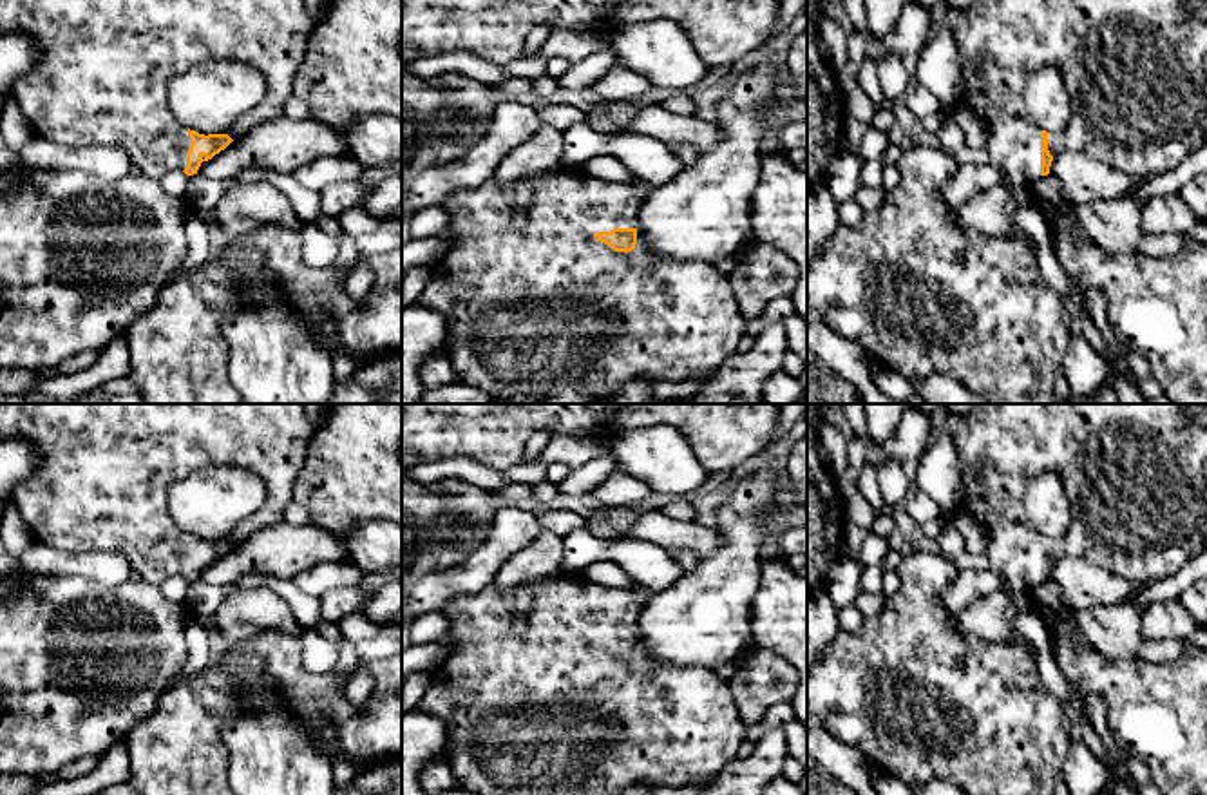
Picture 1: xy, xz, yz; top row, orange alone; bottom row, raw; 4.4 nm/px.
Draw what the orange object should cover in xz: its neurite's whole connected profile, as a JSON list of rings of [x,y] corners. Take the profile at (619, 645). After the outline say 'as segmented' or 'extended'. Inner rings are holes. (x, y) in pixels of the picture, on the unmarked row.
[[[579,574],[543,576],[543,578],[536,578],[536,579],[519,583],[507,592],[499,592],[492,581],[481,592],[451,598],[443,605],[442,612],[447,614],[451,619],[449,630],[456,634],[456,643],[454,643],[451,654],[445,657],[443,665],[432,672],[431,686],[427,688],[422,701],[418,703],[416,710],[425,712],[445,723],[445,726],[449,730],[449,750],[447,750],[449,761],[447,762],[458,781],[458,786],[465,788],[470,793],[478,793],[478,795],[617,795],[623,790],[633,788],[633,786],[650,788],[653,791],[655,790],[682,790],[686,786],[697,786],[700,791],[704,791],[711,784],[713,777],[722,770],[722,766],[738,757],[738,746],[746,741],[747,726],[744,724],[744,721],[740,717],[740,710],[733,697],[733,690],[731,690],[729,683],[720,679],[713,670],[704,668],[704,666],[670,666],[670,665],[662,665],[662,663],[657,663],[648,657],[646,650],[637,645],[637,628],[639,628],[641,610],[642,610],[642,603],[632,592],[615,589],[615,587],[601,587],[597,583],[590,583],[590,581],[583,579]],[[525,587],[530,587],[536,592],[536,598],[527,614],[527,628],[521,634],[518,634],[514,630],[516,596]]]; extended

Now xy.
[[[0,404],[0,440],[9,436],[29,440],[40,456],[36,471],[11,494],[36,541],[65,552],[119,551],[141,581],[159,587],[172,576],[199,581],[203,570],[233,545],[284,520],[313,429],[302,404]],[[215,464],[242,467],[259,476],[266,500],[226,540],[204,541],[177,527],[168,509],[168,491]]]; extended

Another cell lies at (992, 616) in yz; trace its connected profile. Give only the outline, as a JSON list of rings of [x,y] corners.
[[[1003,587],[974,599],[965,610],[957,612],[955,628],[997,643],[1019,643],[1035,656],[1033,647],[1015,628],[1015,619],[1024,608],[1031,608],[1031,605],[1017,603]]]

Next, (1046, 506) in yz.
[[[1046,473],[1028,482],[1024,514],[1046,538],[1060,538],[1071,523],[1069,498],[1059,474]]]

